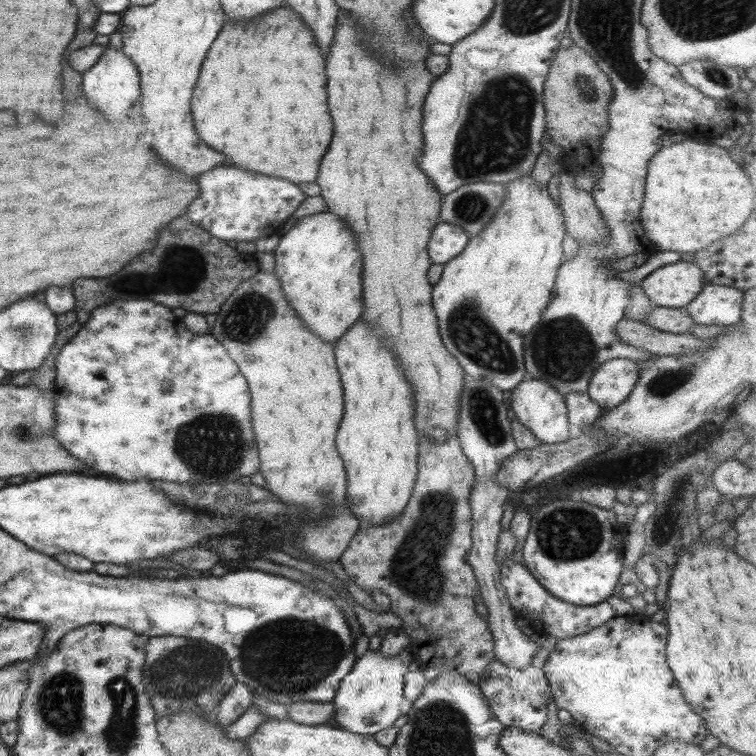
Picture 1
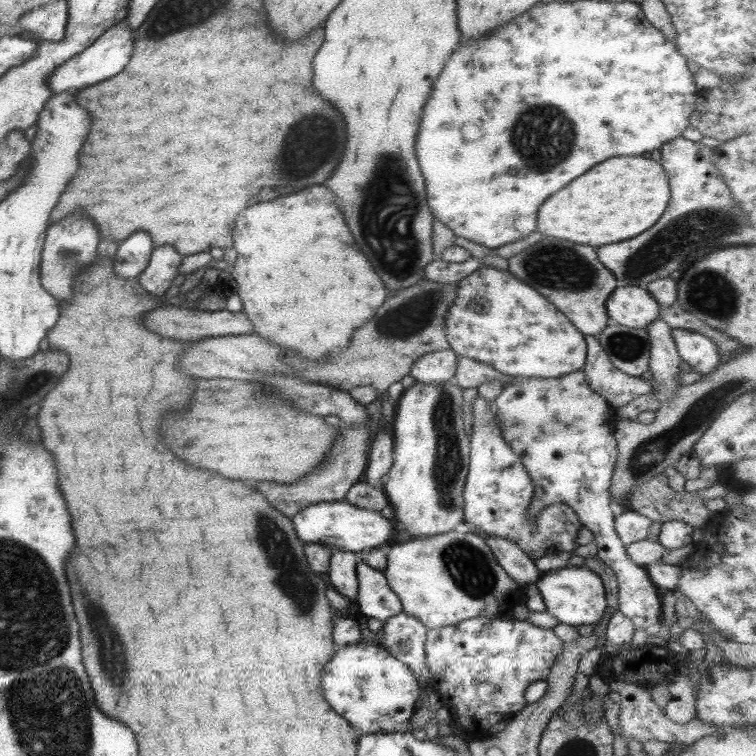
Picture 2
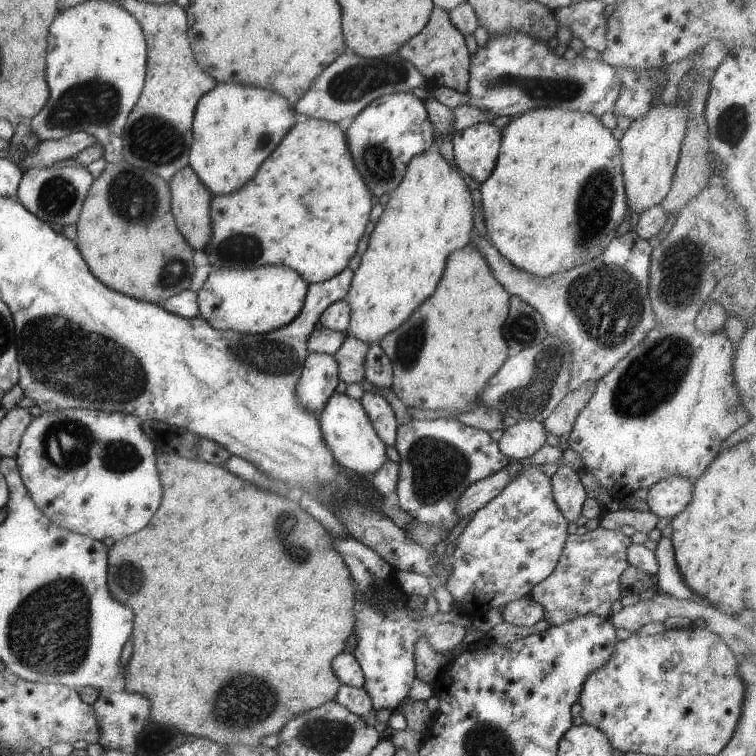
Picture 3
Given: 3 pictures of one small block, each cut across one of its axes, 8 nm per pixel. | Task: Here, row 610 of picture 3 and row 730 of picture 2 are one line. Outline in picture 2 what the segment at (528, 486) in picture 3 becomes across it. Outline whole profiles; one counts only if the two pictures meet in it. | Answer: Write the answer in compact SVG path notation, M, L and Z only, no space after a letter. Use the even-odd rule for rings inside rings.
M502 616L496 618L487 617L475 617L468 618L458 622L457 624L451 626L444 626L435 629L426 630L426 639L424 642L424 653L425 653L425 666L427 667L429 676L426 683L427 689L435 691L440 696L440 701L442 706L448 708L448 710L453 710L455 716L459 716L459 722L461 722L461 716L463 718L477 718L477 732L481 732L483 739L489 739L491 734L489 729L501 721L501 719L507 719L513 716L517 711L526 705L524 699L524 690L536 680L544 680L548 675L549 669L551 668L552 662L554 661L554 656L559 654L562 649L562 644L559 638L553 633L549 628L543 628L539 626L533 626L530 622L519 621L515 618L508 619Z

